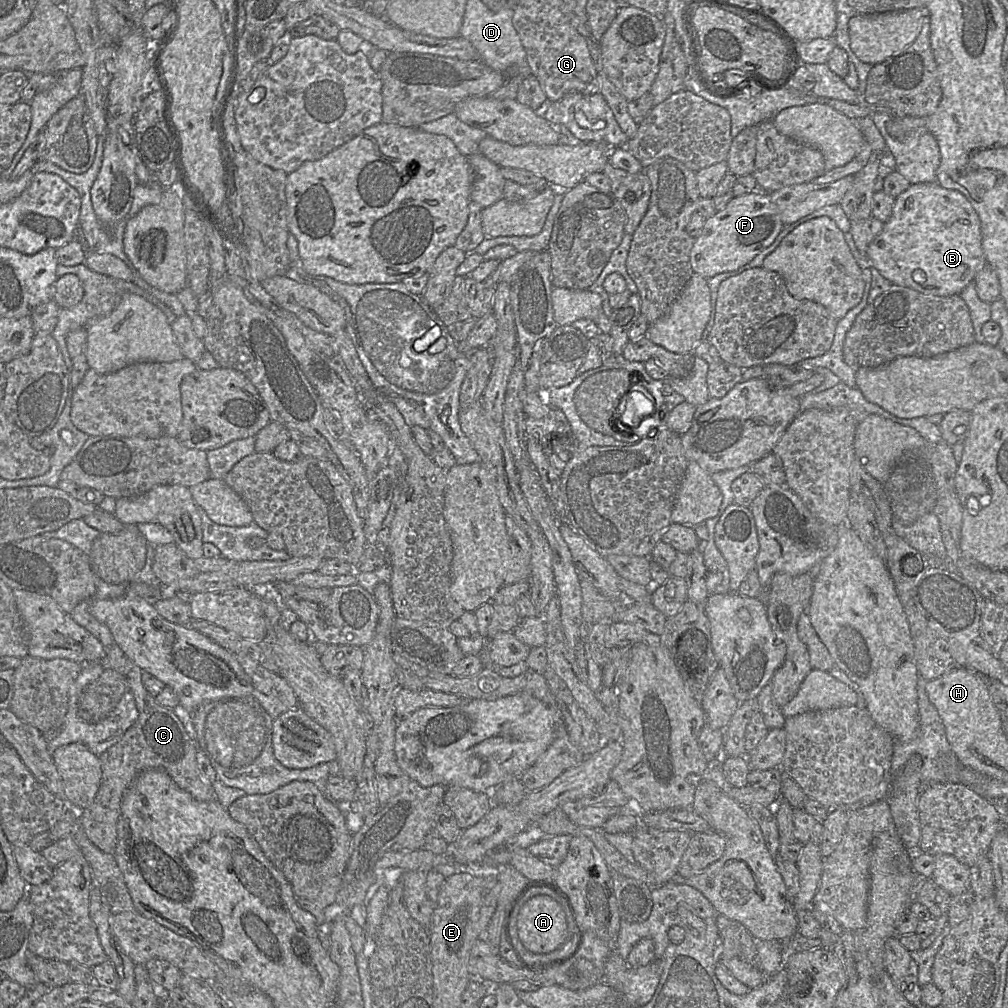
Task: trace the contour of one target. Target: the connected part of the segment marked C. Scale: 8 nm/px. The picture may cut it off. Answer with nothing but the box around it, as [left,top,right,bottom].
[81,643,216,854]

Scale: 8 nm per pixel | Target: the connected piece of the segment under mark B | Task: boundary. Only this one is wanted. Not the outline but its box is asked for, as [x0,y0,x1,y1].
[866,181,986,295]

